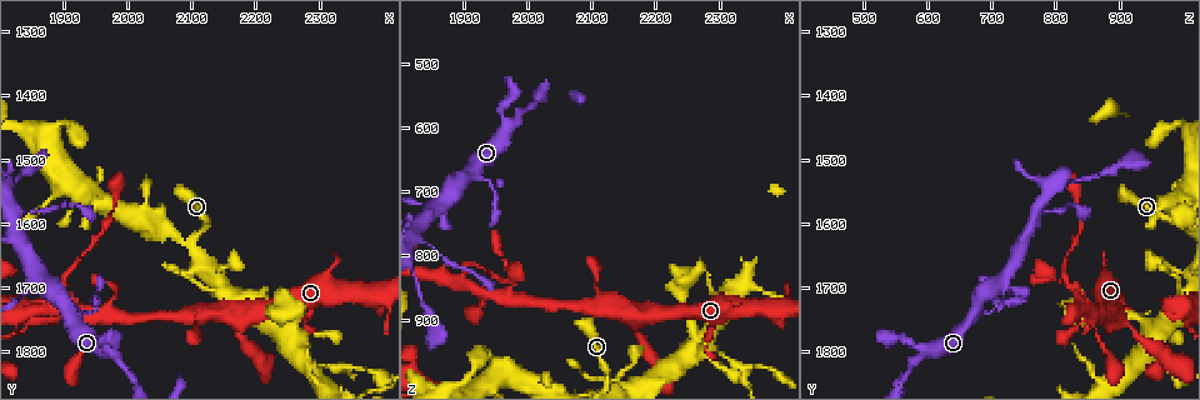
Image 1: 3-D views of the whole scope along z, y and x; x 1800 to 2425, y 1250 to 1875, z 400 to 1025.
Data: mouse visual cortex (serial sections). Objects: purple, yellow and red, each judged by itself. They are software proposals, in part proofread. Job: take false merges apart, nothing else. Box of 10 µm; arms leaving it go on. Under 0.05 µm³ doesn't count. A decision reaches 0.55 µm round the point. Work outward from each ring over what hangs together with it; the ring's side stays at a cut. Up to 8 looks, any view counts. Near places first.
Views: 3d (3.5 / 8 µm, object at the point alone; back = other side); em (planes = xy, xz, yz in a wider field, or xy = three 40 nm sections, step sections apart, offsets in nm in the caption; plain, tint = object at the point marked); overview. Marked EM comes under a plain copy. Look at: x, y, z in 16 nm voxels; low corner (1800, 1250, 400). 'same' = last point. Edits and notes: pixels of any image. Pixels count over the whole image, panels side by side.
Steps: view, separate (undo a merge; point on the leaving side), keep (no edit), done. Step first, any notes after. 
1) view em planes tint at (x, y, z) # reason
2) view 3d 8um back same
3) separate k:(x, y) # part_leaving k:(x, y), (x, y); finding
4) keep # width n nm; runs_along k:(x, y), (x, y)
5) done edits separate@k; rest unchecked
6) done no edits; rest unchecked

view 3d 3.5um at (2240, 1770, 955) # four or more arms meet

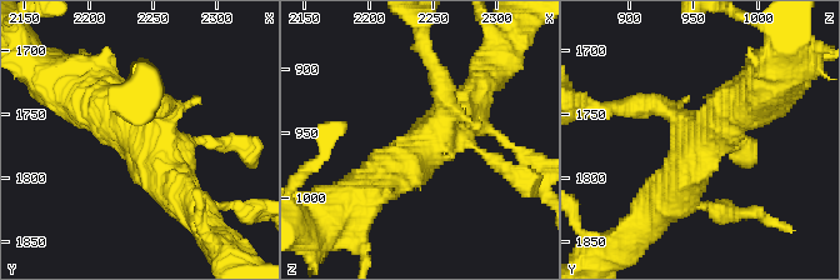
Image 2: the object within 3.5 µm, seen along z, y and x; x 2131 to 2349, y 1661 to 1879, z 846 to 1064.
keep # arms 4; arm_widths 150, 250, 500, 600 nm; runs_along 2:(81, 101), (108, 105), (185, 201); all the same cell

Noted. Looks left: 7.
view 3d 3.5um at (1940, 1740, 860)

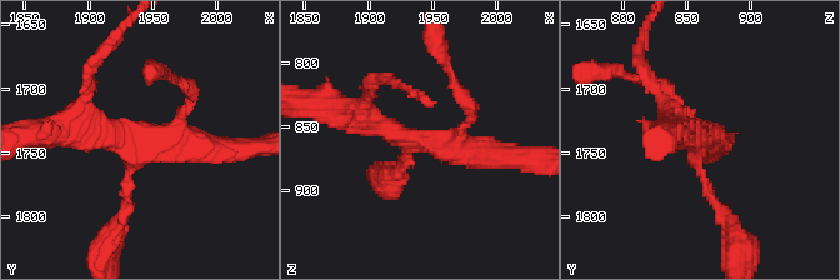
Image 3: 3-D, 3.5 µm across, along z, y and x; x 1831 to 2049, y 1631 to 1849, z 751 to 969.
view em xy step 3 tint at (1942, 1742, 860)

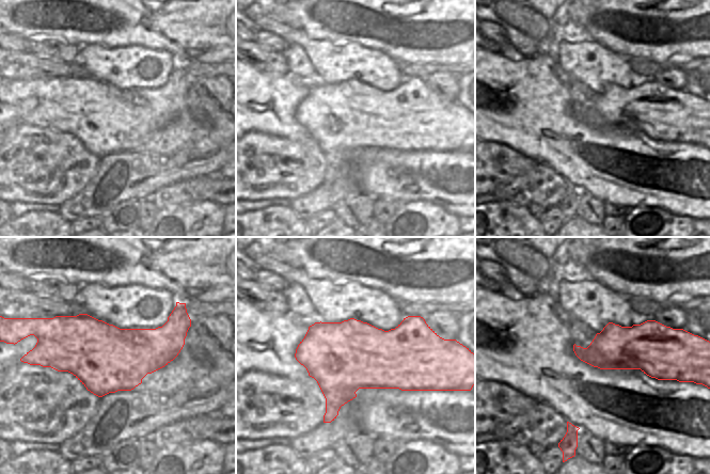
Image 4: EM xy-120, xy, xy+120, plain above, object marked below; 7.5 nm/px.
keep # arm_widths 150, 150, 300, 350 nm; runs_along 3:(504, 154), (411, 141), (354, 115); one cell here

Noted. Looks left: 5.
view 3d 8um back at (1860, 1685, 715) # two arms in line, one across

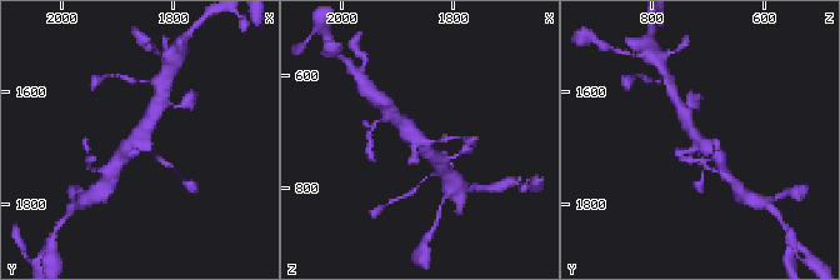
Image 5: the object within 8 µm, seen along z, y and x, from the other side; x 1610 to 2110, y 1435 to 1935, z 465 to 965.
view em xy step 5 tint same # now the EM

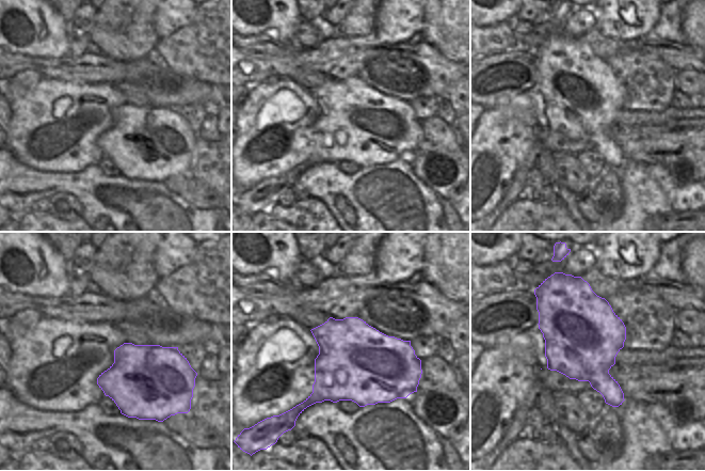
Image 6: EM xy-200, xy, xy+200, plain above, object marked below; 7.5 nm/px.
keep # runs_along 5:(116, 160), (139, 140), (154, 111); one cell here

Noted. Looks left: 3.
done no edits; rest unchecked

